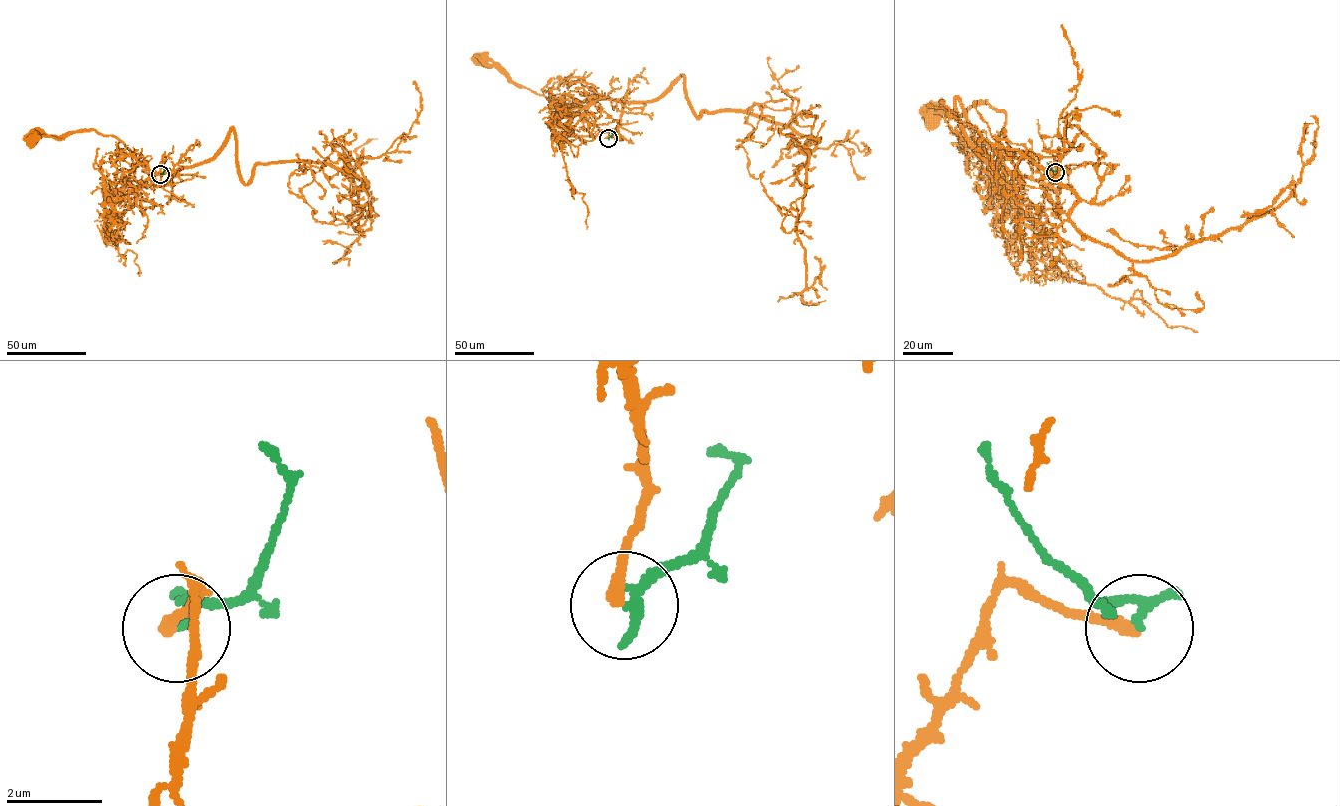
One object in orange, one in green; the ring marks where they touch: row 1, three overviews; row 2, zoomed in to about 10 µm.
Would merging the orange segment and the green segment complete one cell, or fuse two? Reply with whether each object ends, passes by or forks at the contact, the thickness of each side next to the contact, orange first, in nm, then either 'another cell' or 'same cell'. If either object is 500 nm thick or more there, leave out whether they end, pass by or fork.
orange ends there; green passes by; 280 nm thick on the orange side, 160 nm on the other; another cell

